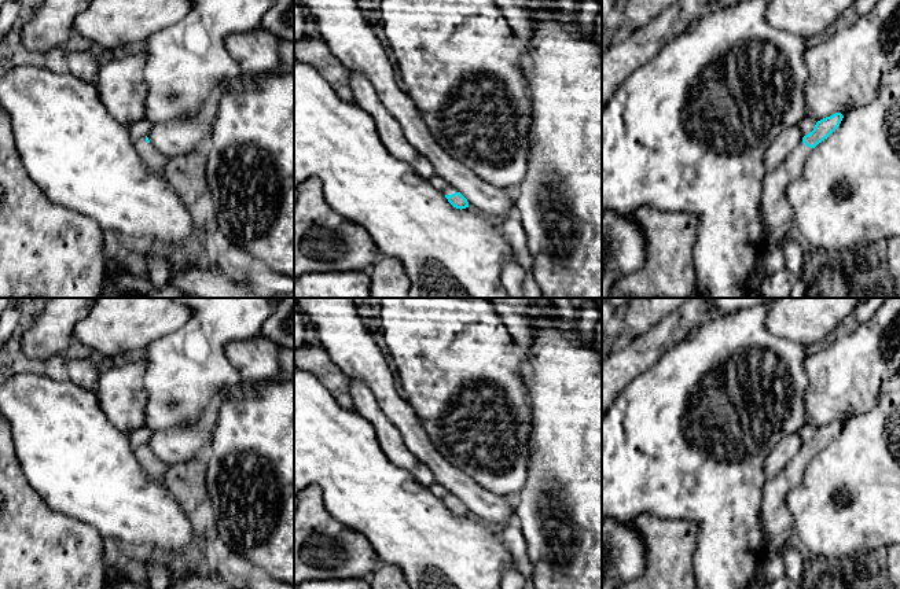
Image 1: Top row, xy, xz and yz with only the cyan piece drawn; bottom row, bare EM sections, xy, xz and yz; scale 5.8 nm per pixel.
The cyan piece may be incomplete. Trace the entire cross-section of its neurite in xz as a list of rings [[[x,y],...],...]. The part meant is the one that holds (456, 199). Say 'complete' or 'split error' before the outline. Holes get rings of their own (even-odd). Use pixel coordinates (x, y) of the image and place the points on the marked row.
split error; [[[451,184],[444,189],[444,195],[453,207],[460,210],[469,207],[467,199]]]

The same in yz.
split error; [[[835,113],[818,121],[813,130],[802,137],[783,162],[764,174],[760,209],[764,222],[763,250],[778,247],[790,232],[794,224],[786,188],[800,176],[812,150],[840,126],[842,118],[841,113]]]

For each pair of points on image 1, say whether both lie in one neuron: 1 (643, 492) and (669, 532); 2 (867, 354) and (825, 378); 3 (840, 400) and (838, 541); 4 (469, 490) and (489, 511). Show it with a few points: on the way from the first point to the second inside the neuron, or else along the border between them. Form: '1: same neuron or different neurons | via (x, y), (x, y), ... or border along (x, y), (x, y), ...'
1: different neurons | border along (631, 519), (653, 514), (691, 522)
2: same neuron | via (856, 365), (842, 378), (836, 378)
3: different neurons | border along (873, 408), (852, 416), (844, 424)
4: same neuron | via (474, 496), (484, 505)

